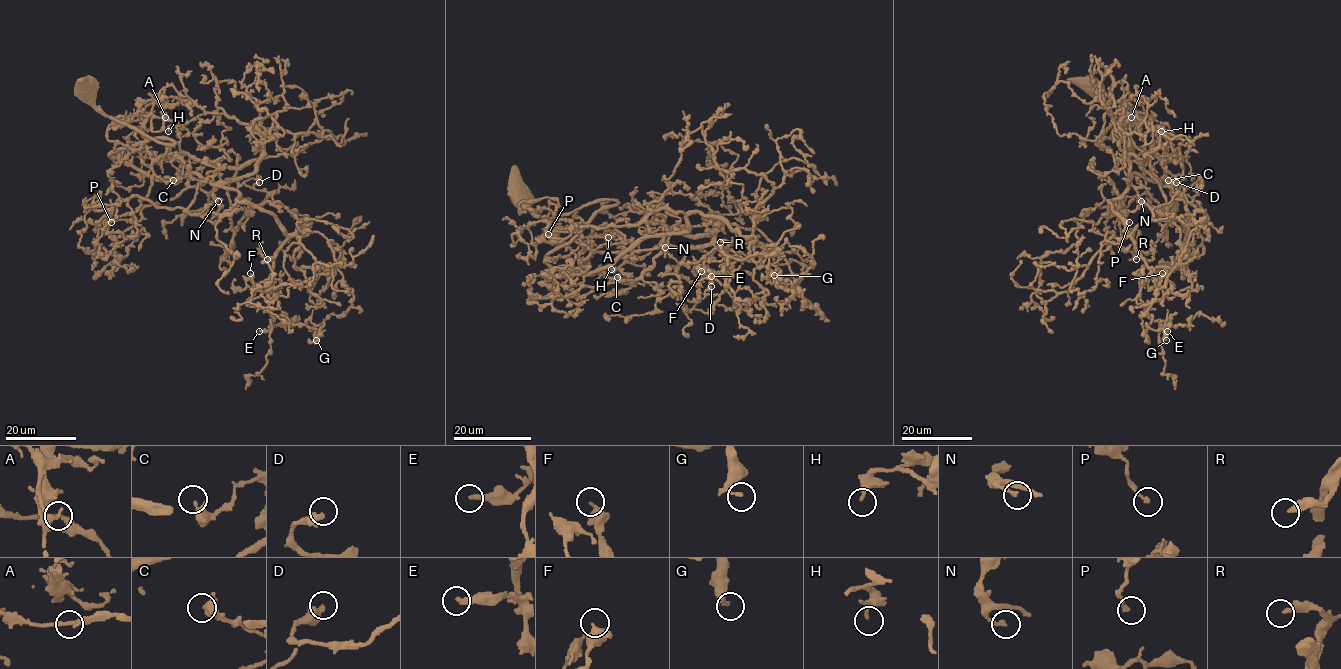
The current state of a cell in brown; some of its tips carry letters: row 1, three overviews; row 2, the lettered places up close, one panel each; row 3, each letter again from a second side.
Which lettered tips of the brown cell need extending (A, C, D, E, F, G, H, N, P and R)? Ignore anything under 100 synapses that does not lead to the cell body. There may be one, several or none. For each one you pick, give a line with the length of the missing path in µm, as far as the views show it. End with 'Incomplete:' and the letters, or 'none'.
R: Missing length about 45 µm
Incomplete: R

